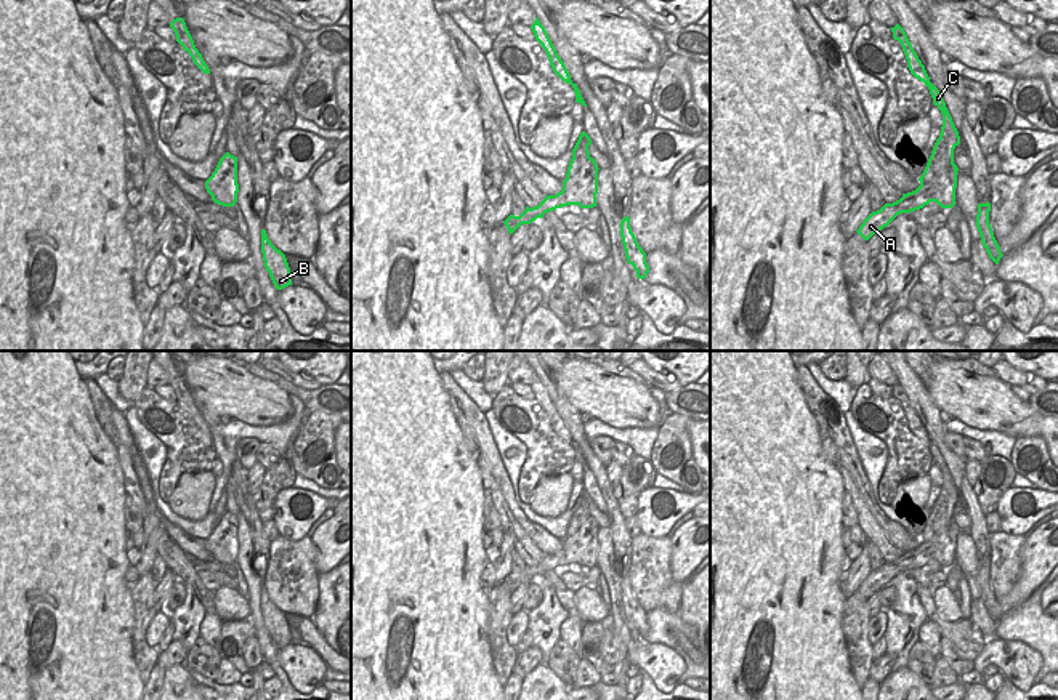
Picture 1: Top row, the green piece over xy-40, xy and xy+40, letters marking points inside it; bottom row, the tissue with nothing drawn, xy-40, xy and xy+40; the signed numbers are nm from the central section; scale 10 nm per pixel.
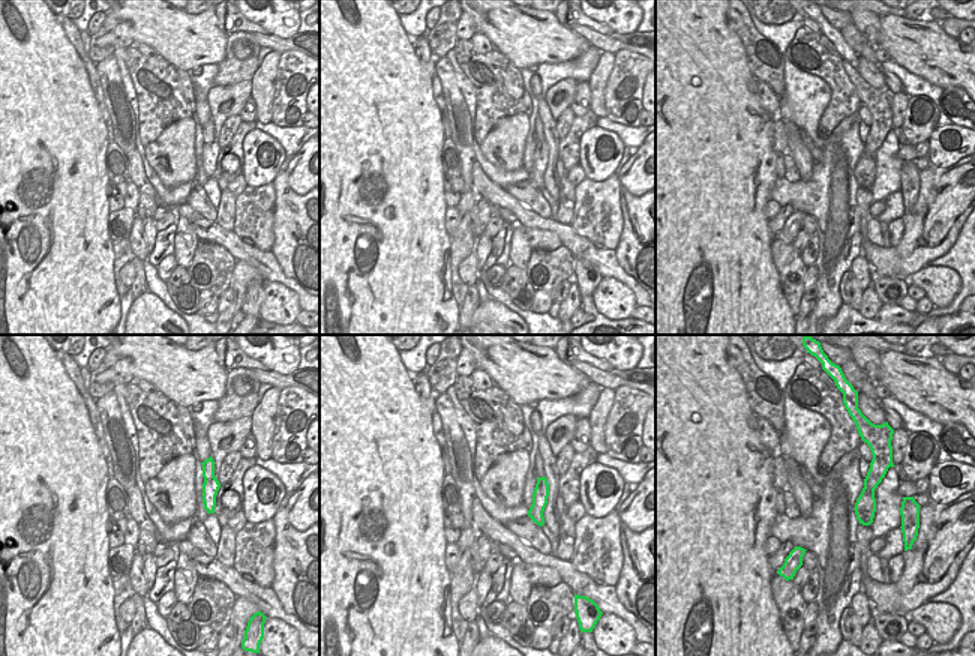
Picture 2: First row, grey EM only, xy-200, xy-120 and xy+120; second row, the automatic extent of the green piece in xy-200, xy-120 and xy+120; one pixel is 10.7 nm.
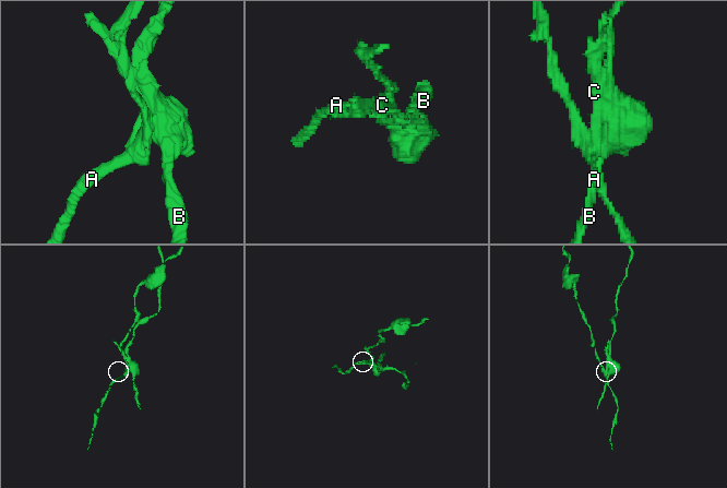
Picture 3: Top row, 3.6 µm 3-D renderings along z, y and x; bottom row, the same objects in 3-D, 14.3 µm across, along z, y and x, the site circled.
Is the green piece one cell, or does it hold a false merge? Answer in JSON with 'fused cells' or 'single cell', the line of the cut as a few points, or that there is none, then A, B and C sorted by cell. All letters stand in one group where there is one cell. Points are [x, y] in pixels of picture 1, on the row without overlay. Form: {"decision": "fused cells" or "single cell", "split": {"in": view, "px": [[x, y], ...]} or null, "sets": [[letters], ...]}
{"decision": "fused cells", "split": {"in": "xy+40", "px": [[953, 519], [946, 532], [920, 543]]}, "sets": [["A"], ["B", "C"]]}

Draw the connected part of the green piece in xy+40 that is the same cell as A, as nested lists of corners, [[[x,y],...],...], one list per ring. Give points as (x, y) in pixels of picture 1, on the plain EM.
[[[952,521],[949,532],[935,537],[931,541],[920,543],[915,549],[903,553],[893,562],[885,562],[880,569],[872,570],[856,589],[864,599],[886,586],[898,573],[923,567],[936,561],[941,567],[955,564],[957,524]]]

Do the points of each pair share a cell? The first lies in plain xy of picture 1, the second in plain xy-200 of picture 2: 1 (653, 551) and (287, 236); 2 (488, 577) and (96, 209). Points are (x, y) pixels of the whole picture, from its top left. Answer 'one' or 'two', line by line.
1: two
2: two

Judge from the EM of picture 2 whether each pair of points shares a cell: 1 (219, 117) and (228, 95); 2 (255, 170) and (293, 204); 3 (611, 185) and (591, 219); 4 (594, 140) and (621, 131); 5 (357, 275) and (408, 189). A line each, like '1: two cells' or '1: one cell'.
1: one cell
2: two cells
3: one cell
4: two cells
5: one cell

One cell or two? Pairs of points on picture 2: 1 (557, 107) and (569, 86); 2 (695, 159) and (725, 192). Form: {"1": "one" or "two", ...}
{"1": "one", "2": "one"}

